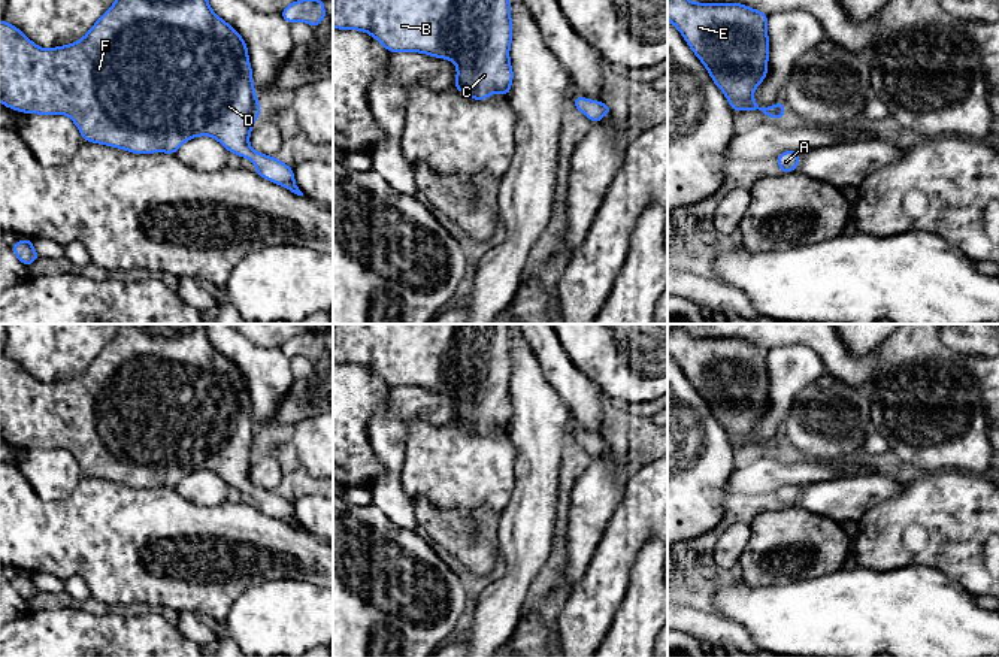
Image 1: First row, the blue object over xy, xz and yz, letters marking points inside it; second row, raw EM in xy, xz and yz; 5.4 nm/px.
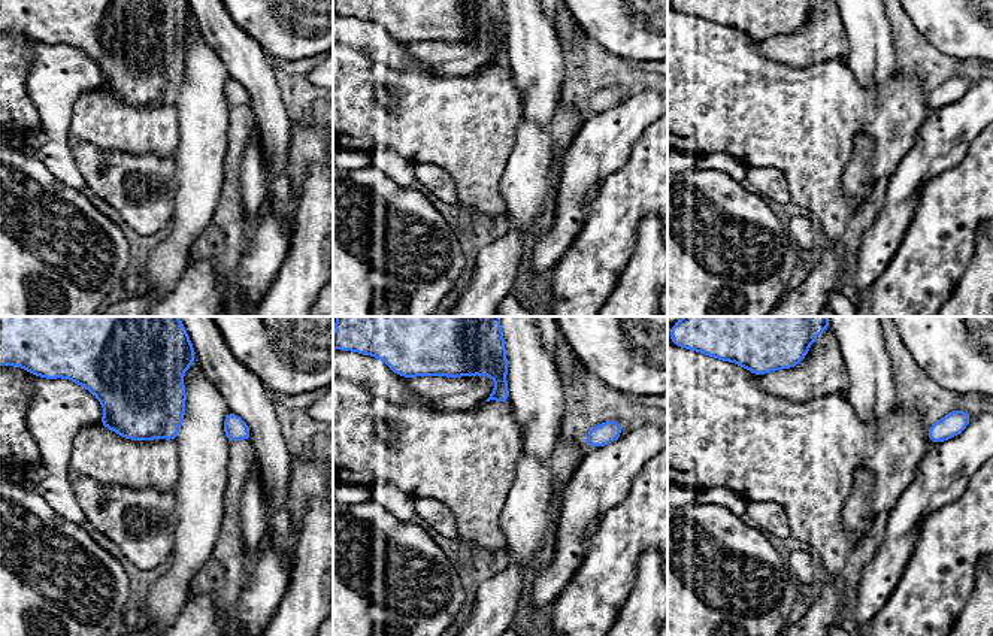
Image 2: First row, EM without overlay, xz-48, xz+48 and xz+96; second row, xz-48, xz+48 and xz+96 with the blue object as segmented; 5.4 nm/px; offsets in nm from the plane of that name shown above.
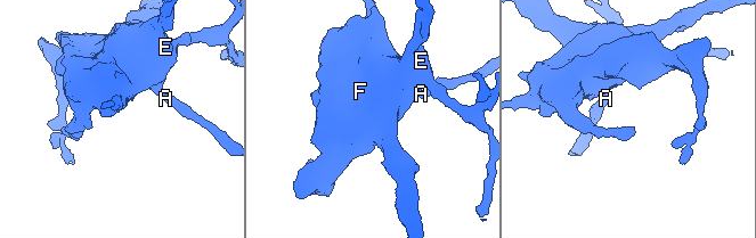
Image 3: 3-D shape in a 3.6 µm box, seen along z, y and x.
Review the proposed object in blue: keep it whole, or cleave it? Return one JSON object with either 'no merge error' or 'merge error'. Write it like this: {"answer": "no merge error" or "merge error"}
{"answer": "no merge error"}

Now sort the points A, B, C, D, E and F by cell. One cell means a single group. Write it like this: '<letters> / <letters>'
A B C D E F

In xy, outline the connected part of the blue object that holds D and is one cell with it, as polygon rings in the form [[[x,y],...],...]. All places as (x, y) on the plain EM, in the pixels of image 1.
[[[119,324],[116,336],[97,354],[90,366],[76,378],[66,381],[57,381],[52,384],[43,384],[34,379],[21,364],[0,355],[0,438],[10,443],[24,448],[67,449],[79,463],[81,470],[87,476],[108,479],[119,484],[125,484],[133,488],[151,488],[167,487],[176,488],[179,481],[197,470],[215,472],[227,485],[251,494],[255,499],[255,506],[275,518],[282,520],[297,530],[303,530],[299,521],[294,518],[293,502],[284,499],[276,491],[269,491],[255,487],[249,481],[249,467],[255,454],[260,451],[261,443],[255,432],[255,423],[252,420],[252,403],[248,393],[248,382],[242,370],[225,355],[215,349],[211,343],[206,324]]]

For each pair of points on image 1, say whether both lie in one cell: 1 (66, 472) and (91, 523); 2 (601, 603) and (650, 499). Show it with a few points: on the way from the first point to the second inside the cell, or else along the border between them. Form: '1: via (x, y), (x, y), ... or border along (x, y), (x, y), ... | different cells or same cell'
1: border along (84, 475), (64, 497), (41, 499) | different cells
2: via (607, 578), (614, 554), (632, 524) | same cell

